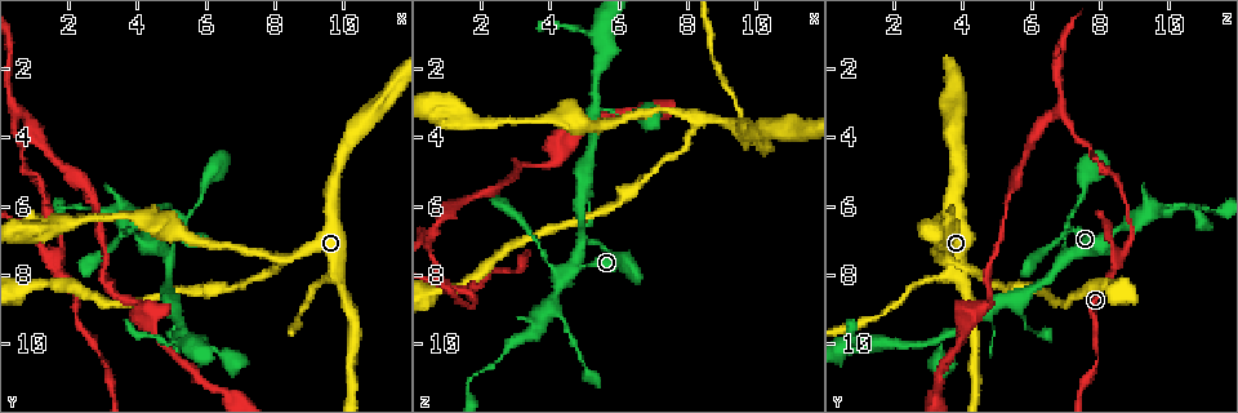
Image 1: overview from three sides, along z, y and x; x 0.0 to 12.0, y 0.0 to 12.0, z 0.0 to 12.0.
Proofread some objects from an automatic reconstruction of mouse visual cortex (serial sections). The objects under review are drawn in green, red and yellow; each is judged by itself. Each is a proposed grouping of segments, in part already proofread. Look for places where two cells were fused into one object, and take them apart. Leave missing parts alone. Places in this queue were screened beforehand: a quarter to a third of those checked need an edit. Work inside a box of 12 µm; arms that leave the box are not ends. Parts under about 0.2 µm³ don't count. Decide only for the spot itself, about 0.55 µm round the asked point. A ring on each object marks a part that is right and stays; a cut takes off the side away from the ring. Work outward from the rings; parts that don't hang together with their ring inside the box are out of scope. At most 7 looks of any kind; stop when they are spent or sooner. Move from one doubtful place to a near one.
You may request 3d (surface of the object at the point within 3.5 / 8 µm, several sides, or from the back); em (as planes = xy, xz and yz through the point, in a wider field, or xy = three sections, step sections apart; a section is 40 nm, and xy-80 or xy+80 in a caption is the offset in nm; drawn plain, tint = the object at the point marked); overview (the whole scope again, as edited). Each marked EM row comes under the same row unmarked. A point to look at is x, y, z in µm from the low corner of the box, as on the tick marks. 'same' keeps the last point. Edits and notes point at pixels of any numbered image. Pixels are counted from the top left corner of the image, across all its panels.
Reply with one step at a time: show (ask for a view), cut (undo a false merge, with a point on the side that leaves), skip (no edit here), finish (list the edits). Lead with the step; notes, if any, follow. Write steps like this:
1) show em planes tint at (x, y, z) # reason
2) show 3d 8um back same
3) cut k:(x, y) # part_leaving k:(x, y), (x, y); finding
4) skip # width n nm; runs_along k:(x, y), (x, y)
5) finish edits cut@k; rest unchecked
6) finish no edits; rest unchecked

show 3d 3.5um at (1.8, 7.8, 8.5) # narrows sharply

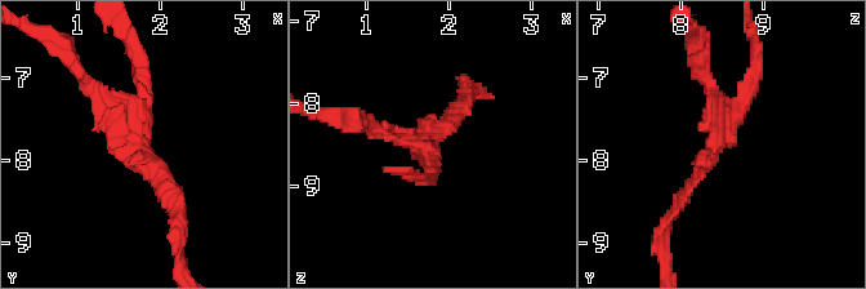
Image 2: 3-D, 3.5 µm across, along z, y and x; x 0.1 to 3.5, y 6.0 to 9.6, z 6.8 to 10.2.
show em planes tint at (1.70, 7.75, 8.50)

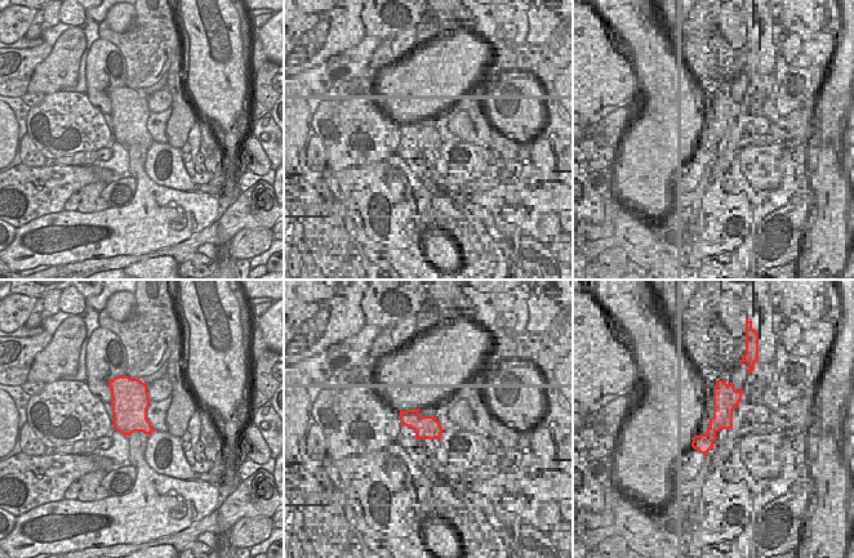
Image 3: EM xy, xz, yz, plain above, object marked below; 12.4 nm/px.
cut 2:(135, 57) # part_leaving 2:(737, 109), (754, 76), (754, 38); two cells meet here

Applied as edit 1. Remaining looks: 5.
show overview # redraw

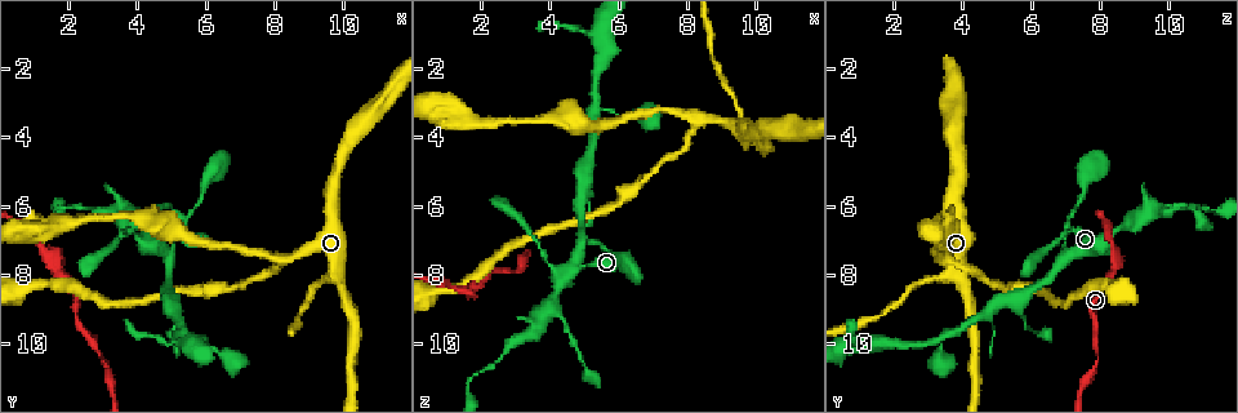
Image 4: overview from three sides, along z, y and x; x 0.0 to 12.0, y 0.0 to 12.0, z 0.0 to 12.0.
show 3d 3.5um at (2.9, 6.1, 9.9) # thick turns thin

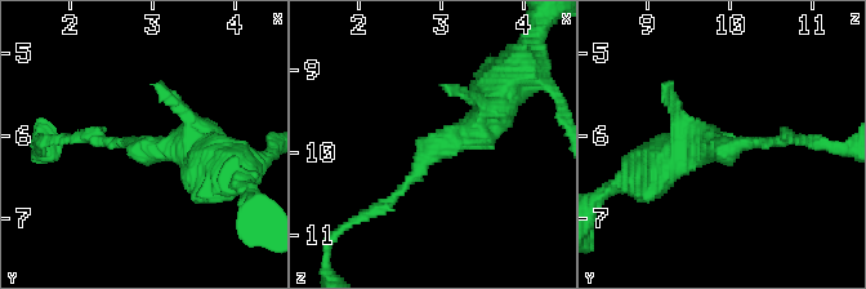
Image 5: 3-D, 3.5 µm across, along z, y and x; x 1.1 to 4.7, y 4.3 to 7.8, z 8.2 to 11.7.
show em xy step 2 tint at (2.90, 6.15, 10.00) # arm_widths 150, 450 nm

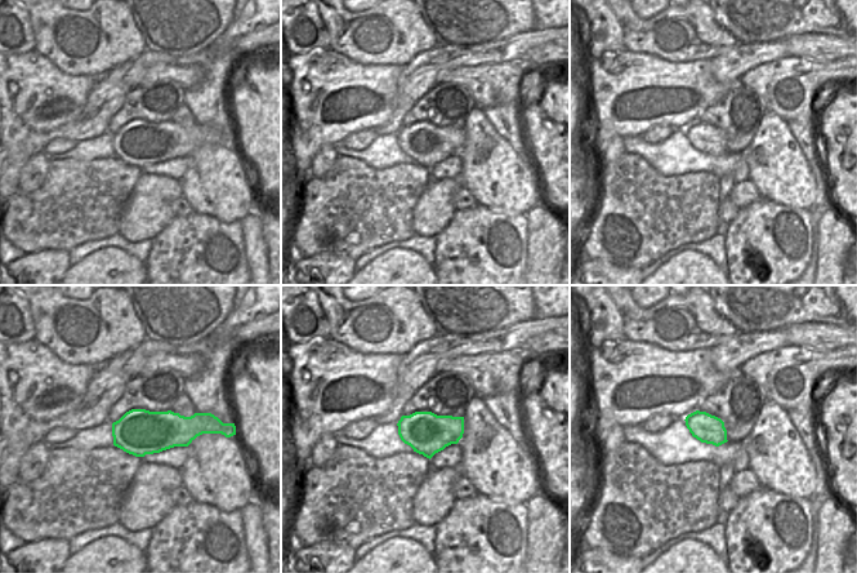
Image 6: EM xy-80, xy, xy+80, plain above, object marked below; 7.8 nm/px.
skip # width 320 nm; runs_along 5:(496, 101), (374, 210); continuous, no second cell

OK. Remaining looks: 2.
show 3d 3.5um at (9.6, 8.0, 3.5) # three arms meet

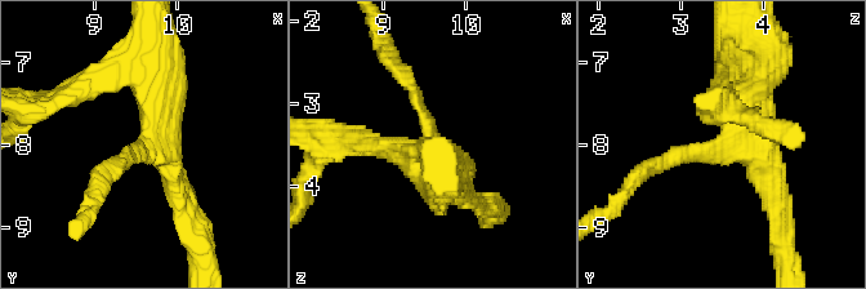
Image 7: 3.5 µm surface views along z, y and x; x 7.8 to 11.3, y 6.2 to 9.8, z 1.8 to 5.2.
show em xy step 3 tint at (9.65, 8.05, 3.45) # arms 3; arm_widths 200, 300, 500 nm

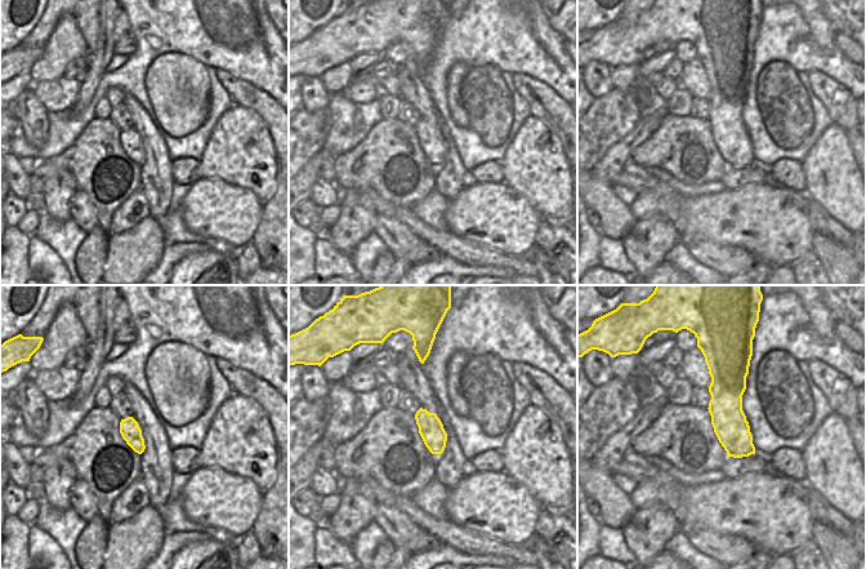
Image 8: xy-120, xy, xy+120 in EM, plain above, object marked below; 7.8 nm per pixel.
skip # width 200 nm; runs_along 8:(714, 364), (745, 453); all the same cell

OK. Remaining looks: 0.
finish edits cut@2; rest unchecked

